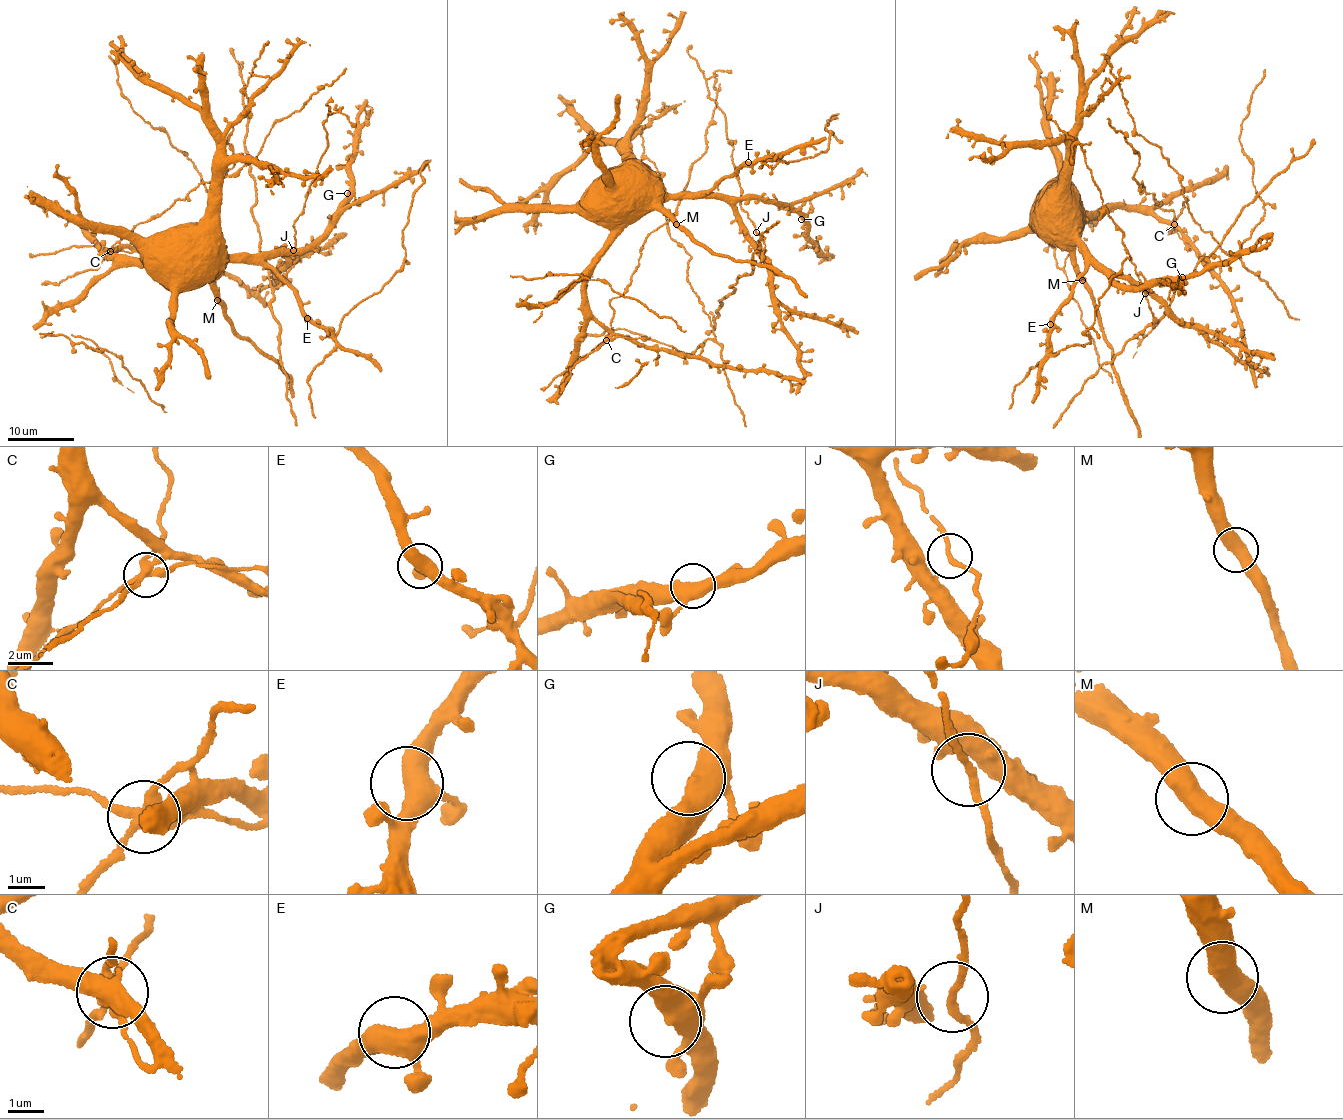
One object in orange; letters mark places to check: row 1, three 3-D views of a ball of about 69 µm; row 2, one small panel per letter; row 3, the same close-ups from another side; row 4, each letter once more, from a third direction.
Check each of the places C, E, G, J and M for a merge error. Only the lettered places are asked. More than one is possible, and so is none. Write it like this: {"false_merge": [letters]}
{"false_merge": ["C"]}

